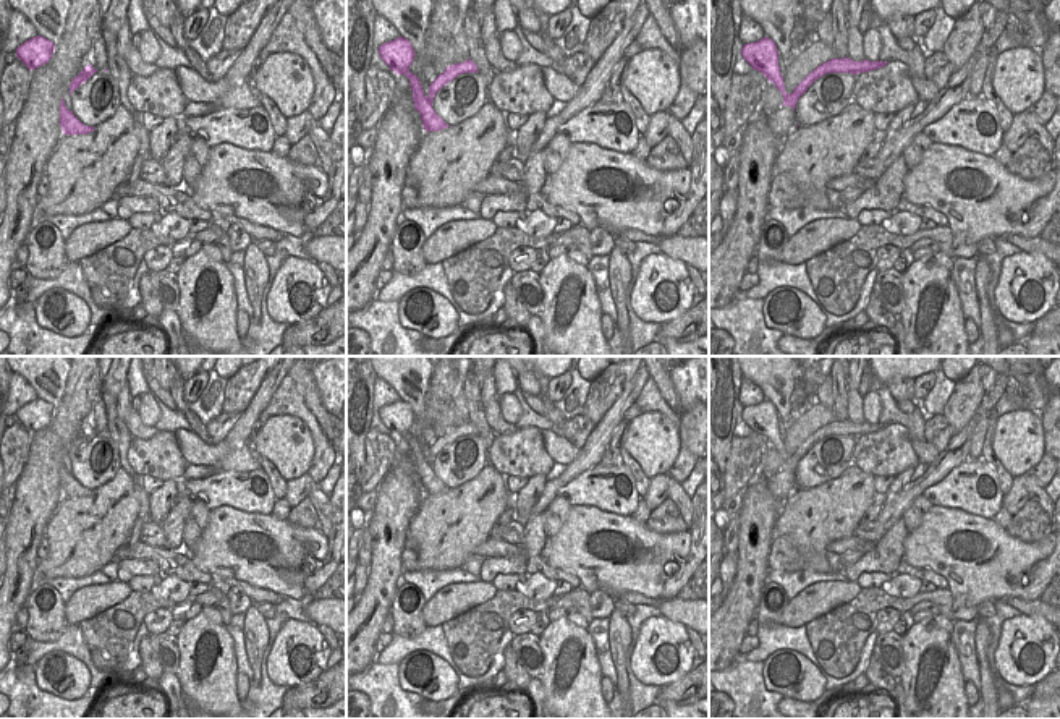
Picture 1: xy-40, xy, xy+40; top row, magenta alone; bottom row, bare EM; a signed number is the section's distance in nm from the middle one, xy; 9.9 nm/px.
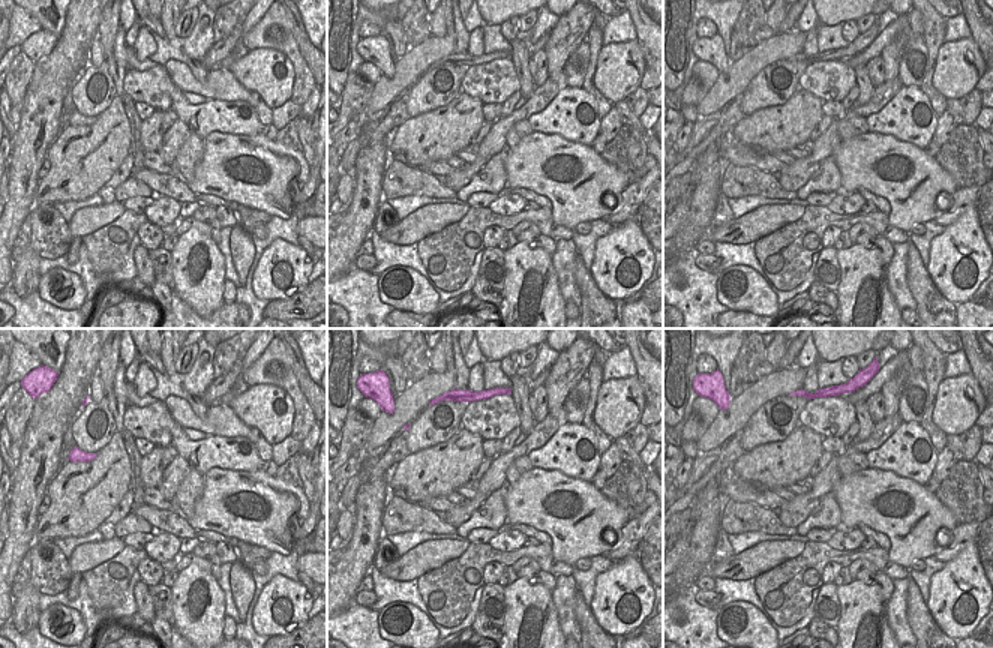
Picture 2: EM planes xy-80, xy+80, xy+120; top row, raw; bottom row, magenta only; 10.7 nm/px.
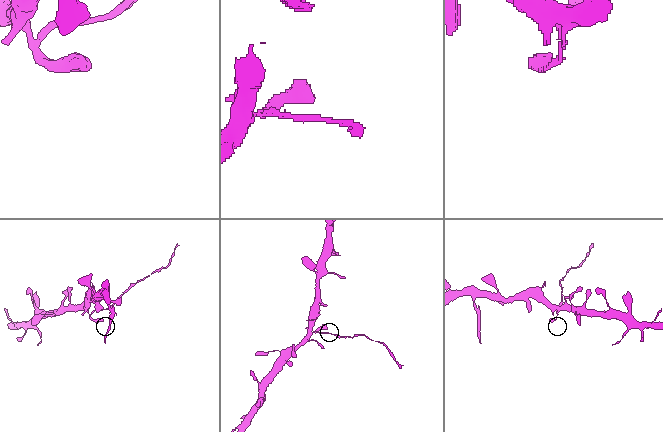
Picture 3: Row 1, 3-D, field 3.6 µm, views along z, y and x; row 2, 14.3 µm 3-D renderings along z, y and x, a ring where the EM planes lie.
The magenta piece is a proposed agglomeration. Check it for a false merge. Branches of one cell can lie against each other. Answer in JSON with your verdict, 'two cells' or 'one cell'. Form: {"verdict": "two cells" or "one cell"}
{"verdict": "two cells"}

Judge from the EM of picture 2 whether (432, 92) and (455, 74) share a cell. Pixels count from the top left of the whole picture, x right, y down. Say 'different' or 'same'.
same

